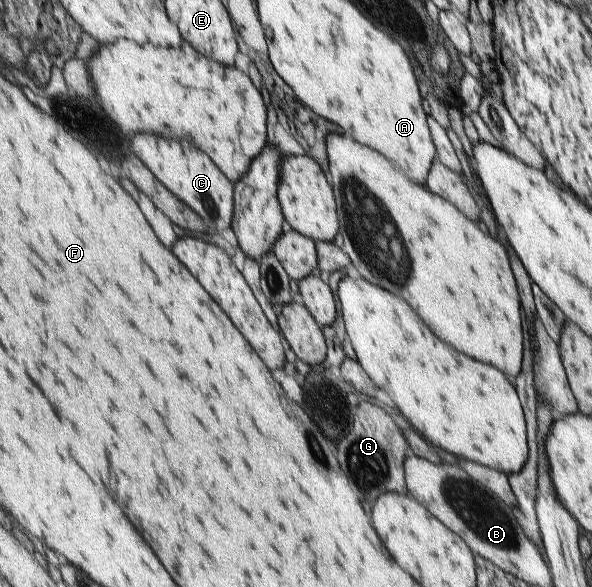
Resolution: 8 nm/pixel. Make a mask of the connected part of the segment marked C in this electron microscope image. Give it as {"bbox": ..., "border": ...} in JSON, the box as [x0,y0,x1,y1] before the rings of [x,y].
{"bbox":[130,134,235,232],"border":[[[135,134],[130,153],[135,154],[150,171],[188,208],[194,210],[207,225],[208,232],[228,229],[234,219],[235,185],[223,171],[196,146],[175,139],[160,139],[154,134]]]}

